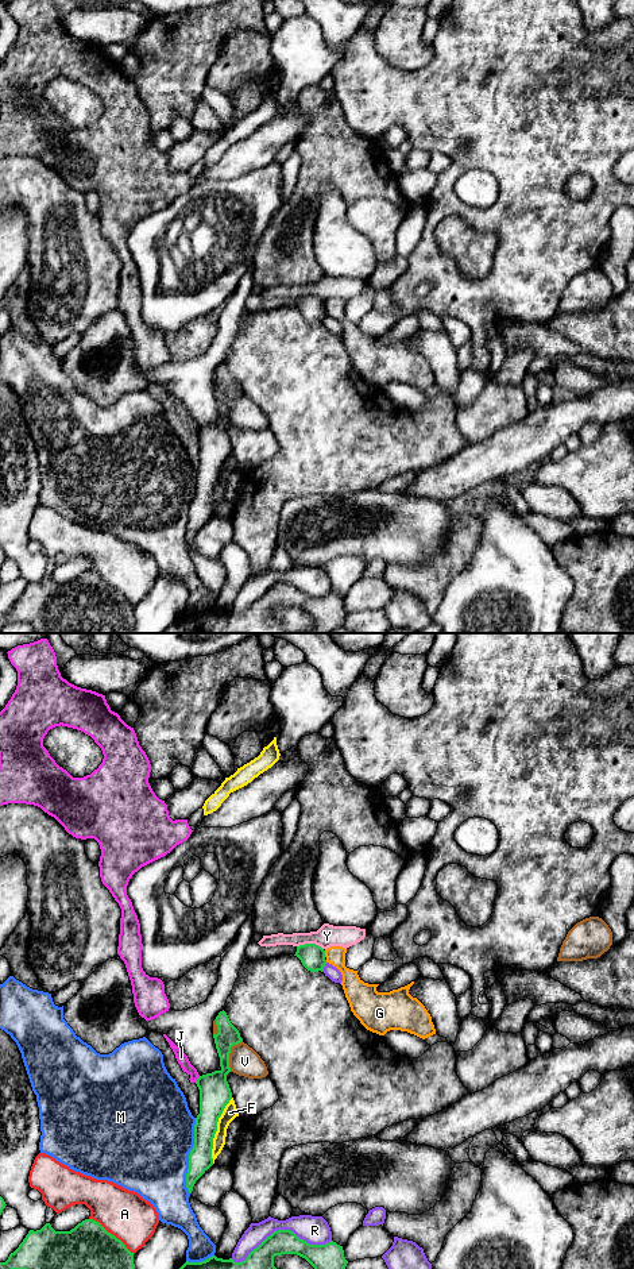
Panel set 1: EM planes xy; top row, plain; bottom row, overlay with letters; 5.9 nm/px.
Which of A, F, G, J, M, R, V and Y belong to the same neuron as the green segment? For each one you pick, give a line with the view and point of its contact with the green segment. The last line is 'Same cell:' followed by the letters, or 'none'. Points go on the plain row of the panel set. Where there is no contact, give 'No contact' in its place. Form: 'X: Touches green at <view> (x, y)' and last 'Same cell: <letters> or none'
Same cell: none

